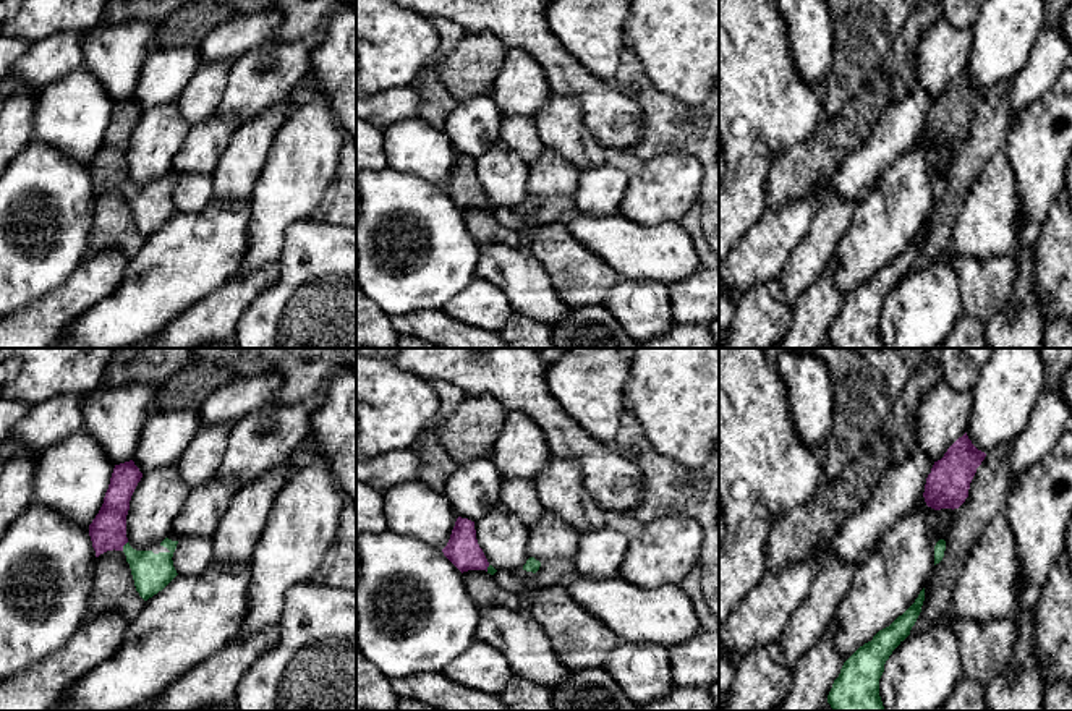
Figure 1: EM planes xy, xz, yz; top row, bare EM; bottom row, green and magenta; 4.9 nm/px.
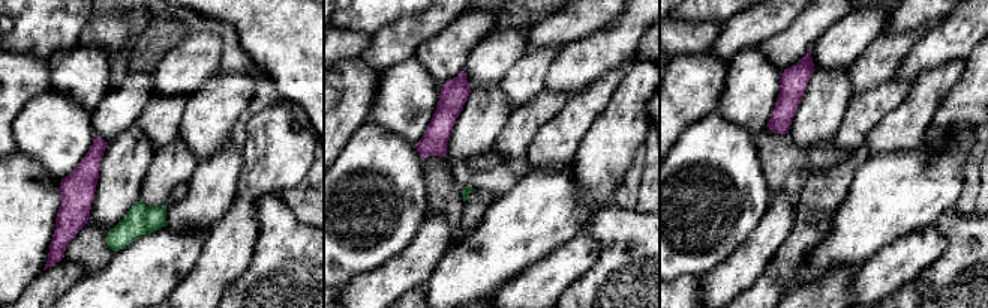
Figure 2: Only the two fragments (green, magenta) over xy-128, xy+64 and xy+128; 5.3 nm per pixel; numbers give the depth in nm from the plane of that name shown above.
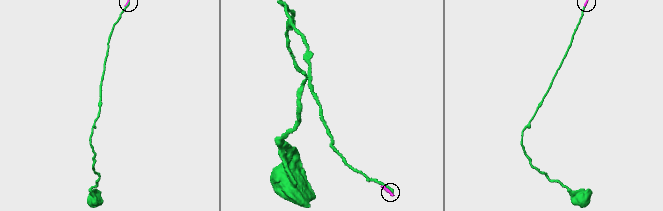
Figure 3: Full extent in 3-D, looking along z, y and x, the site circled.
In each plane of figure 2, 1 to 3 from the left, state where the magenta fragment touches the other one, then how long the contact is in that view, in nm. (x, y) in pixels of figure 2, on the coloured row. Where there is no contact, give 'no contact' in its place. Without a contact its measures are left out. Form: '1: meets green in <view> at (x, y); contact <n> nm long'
1: no contact
2: no contact
3: no contact

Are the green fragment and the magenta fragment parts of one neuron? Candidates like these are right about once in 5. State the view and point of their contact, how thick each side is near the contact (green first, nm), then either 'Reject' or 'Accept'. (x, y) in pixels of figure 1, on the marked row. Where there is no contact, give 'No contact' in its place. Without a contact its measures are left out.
Touches green at xy (123, 546). Thickness 190 nm (green) against 180 nm. Reject

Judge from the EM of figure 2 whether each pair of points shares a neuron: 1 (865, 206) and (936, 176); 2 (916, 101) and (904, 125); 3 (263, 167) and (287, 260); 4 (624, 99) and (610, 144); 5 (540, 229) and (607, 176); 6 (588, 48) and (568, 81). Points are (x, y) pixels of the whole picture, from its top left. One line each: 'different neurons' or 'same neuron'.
1: same neuron
2: same neuron
3: different neurons
4: same neuron
5: different neurons
6: same neuron

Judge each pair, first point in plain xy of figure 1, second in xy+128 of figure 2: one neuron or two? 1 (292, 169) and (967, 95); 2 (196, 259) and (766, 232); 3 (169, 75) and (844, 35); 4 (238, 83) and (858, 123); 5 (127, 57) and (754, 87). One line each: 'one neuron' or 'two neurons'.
1: one neuron
2: two neurons
3: one neuron
4: two neurons
5: two neurons

